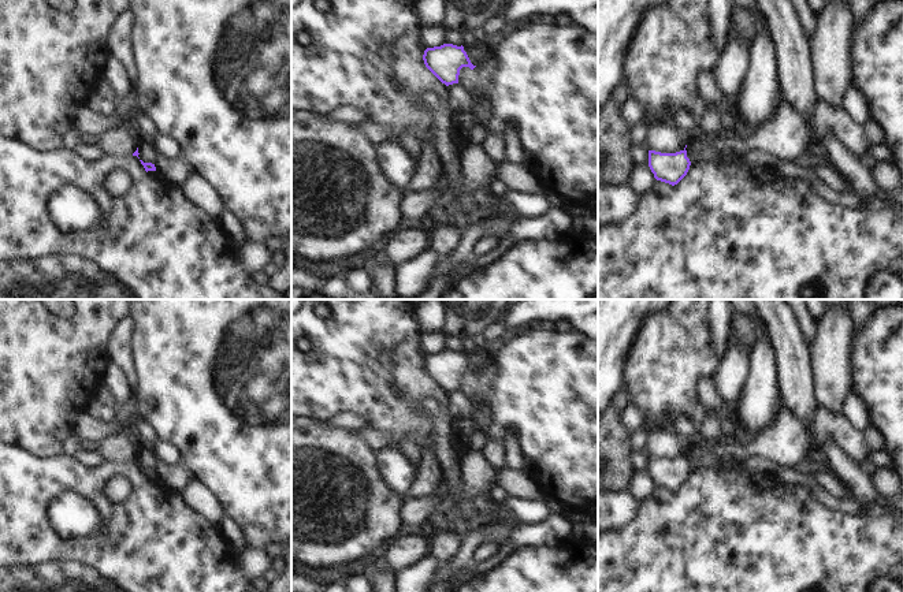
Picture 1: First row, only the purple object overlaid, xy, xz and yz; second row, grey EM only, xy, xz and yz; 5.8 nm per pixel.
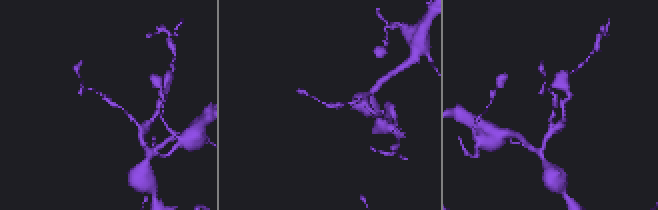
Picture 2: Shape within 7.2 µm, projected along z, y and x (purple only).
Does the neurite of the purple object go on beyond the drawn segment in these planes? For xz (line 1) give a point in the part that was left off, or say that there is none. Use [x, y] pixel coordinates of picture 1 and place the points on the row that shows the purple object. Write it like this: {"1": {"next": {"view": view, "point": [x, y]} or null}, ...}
{"1": {"next": null}}

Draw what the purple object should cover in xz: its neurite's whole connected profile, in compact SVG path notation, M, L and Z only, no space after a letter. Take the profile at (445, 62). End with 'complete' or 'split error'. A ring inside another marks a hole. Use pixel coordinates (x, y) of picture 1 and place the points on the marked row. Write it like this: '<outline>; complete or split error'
M443 44L441 46L427 48L423 55L426 67L446 86L458 83L460 70L473 66L464 51L464 46Z; complete

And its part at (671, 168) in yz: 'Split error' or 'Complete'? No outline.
Complete

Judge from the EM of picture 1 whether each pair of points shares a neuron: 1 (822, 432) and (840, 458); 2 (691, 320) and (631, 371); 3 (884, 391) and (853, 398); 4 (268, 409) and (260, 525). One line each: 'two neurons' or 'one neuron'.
1: two neurons
2: one neuron
3: two neurons
4: one neuron

